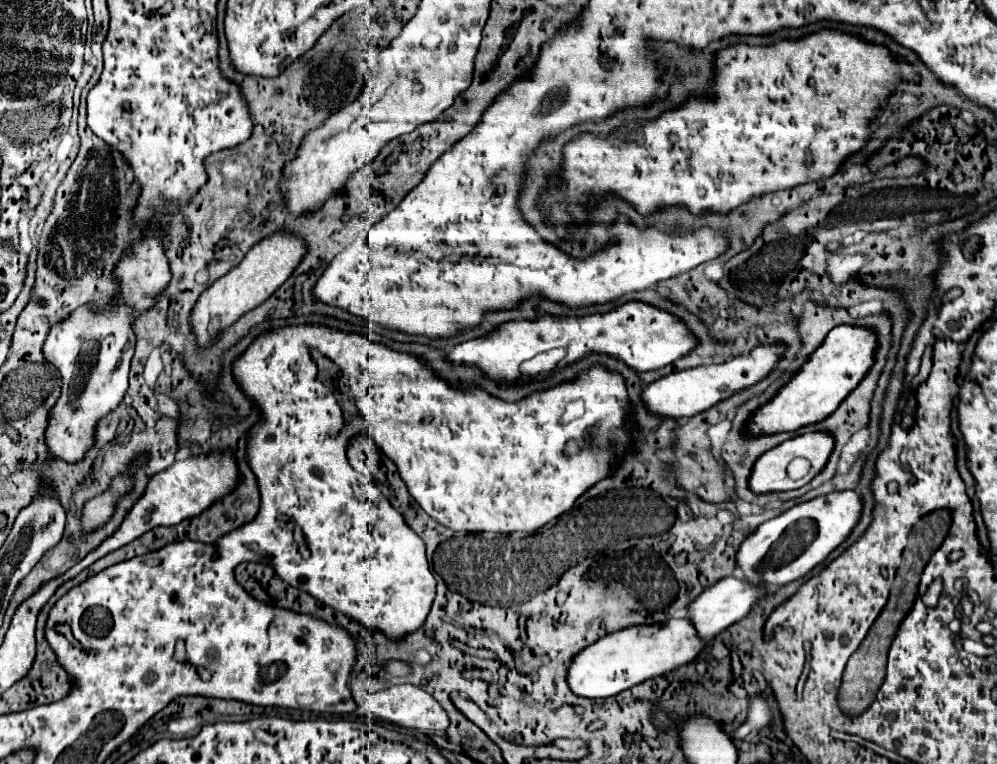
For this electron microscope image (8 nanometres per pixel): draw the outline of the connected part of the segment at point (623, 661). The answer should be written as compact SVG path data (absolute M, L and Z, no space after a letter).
M688 617L670 619L664 625L628 627L602 637L578 653L568 671L568 685L576 695L588 699L618 695L620 691L626 691L638 683L692 663L706 647L706 643L708 641L698 635L694 623Z

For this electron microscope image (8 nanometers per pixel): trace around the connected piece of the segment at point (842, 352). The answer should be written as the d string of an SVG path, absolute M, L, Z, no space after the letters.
M864 325L834 327L828 333L826 341L810 355L810 361L792 377L792 381L786 387L782 387L770 403L766 403L752 415L748 431L752 435L794 431L798 427L826 419L868 375L868 371L876 361L874 357L878 347L880 341L872 327Z

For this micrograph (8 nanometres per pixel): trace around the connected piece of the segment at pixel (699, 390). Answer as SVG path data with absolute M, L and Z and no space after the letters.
M784 341L774 343L762 343L754 347L748 355L738 355L726 363L720 365L702 365L686 371L670 373L658 381L654 381L650 387L644 389L644 403L648 409L660 417L674 417L674 419L688 419L692 415L698 415L712 405L732 397L734 393L740 393L758 381L766 379L774 369L776 363L784 357L788 345Z

